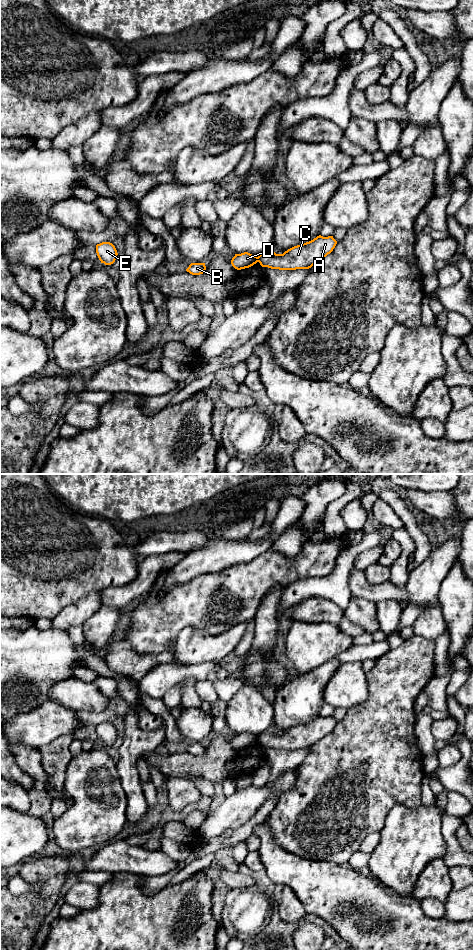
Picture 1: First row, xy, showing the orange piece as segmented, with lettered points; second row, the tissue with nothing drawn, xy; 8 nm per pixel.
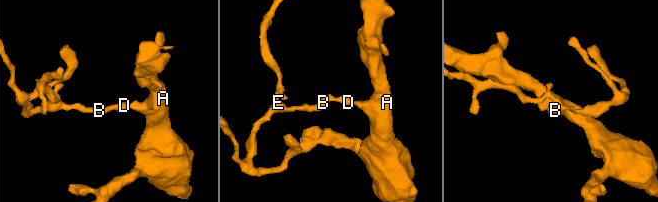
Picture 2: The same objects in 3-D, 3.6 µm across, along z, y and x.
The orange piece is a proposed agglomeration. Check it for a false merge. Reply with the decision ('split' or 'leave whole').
split

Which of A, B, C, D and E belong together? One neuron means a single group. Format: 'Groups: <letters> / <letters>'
Groups: A C / B D E

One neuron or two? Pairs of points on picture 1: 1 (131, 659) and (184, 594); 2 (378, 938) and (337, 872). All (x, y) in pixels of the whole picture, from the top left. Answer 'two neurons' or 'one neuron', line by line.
1: two neurons
2: one neuron

